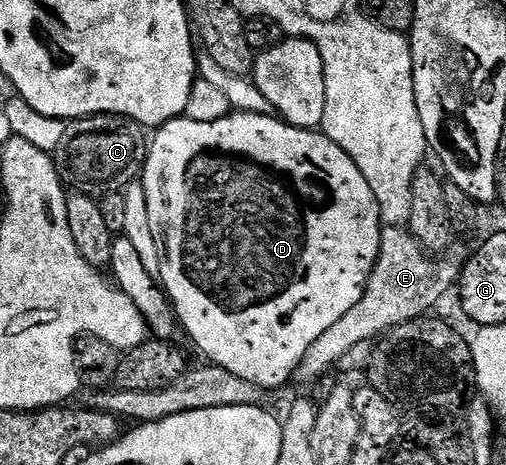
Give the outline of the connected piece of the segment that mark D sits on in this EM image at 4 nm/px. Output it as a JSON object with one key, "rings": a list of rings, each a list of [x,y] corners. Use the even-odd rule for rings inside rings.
{"rings":[[[230,113],[219,121],[191,121],[182,117],[165,123],[154,135],[157,136],[152,136],[149,145],[149,155],[145,159],[143,182],[145,185],[145,196],[147,197],[147,217],[151,225],[151,233],[157,242],[157,254],[161,257],[160,286],[165,288],[165,294],[169,296],[169,302],[173,305],[173,312],[177,314],[180,330],[189,334],[190,341],[209,358],[206,360],[212,366],[227,369],[227,373],[235,373],[235,377],[243,377],[243,381],[260,387],[262,392],[269,393],[269,391],[275,390],[276,387],[283,386],[288,379],[292,380],[297,374],[297,366],[307,357],[307,351],[315,345],[315,341],[319,341],[319,337],[323,337],[323,333],[327,333],[327,329],[331,329],[331,325],[335,325],[335,321],[339,321],[339,317],[343,317],[346,313],[351,313],[351,309],[355,309],[355,305],[359,305],[359,301],[365,292],[365,287],[369,284],[375,261],[379,257],[379,245],[381,244],[383,224],[381,222],[381,207],[375,201],[375,193],[371,193],[371,185],[367,185],[367,177],[363,177],[363,173],[359,173],[359,165],[355,165],[355,161],[351,161],[351,157],[347,157],[347,153],[343,153],[343,149],[339,149],[339,145],[335,141],[331,141],[320,130],[292,127],[284,119],[273,115]]]}

